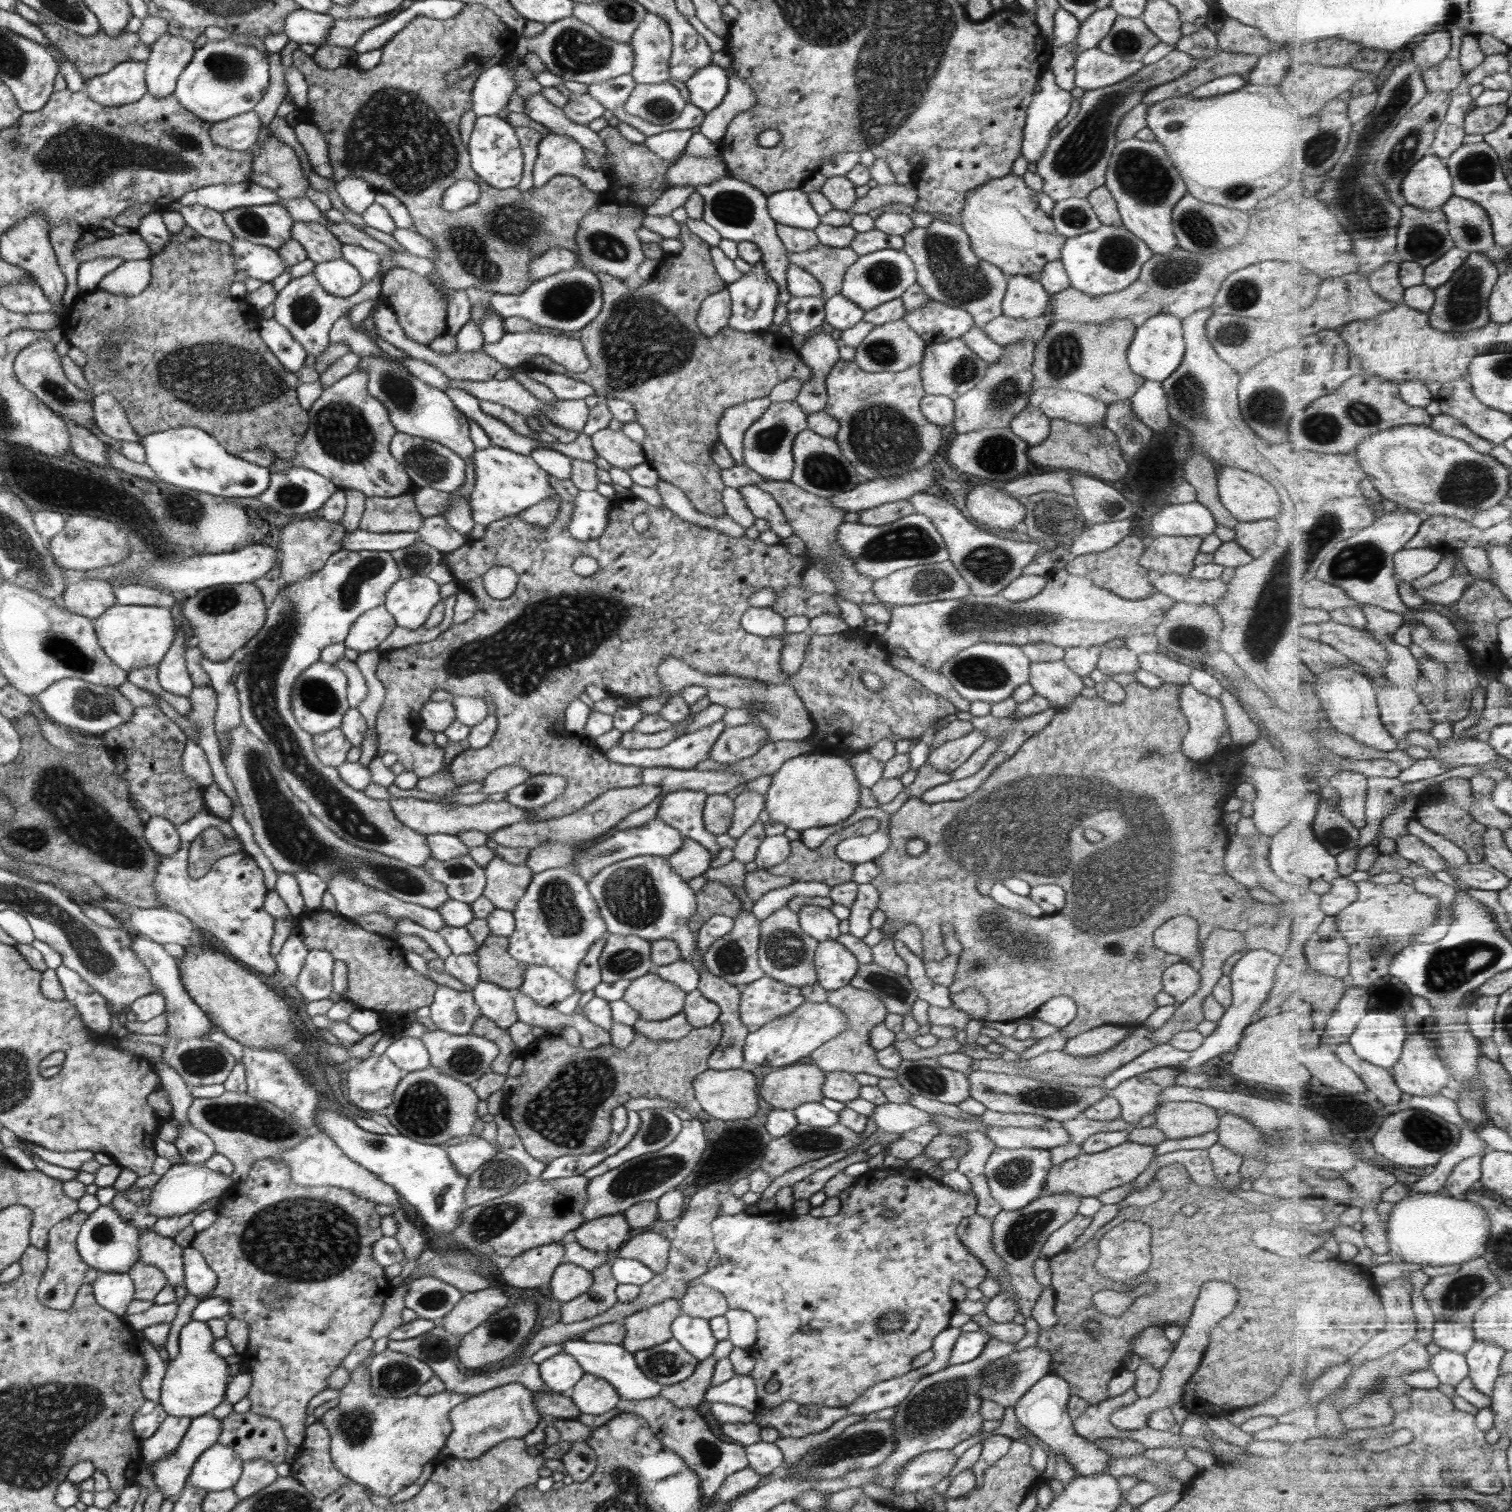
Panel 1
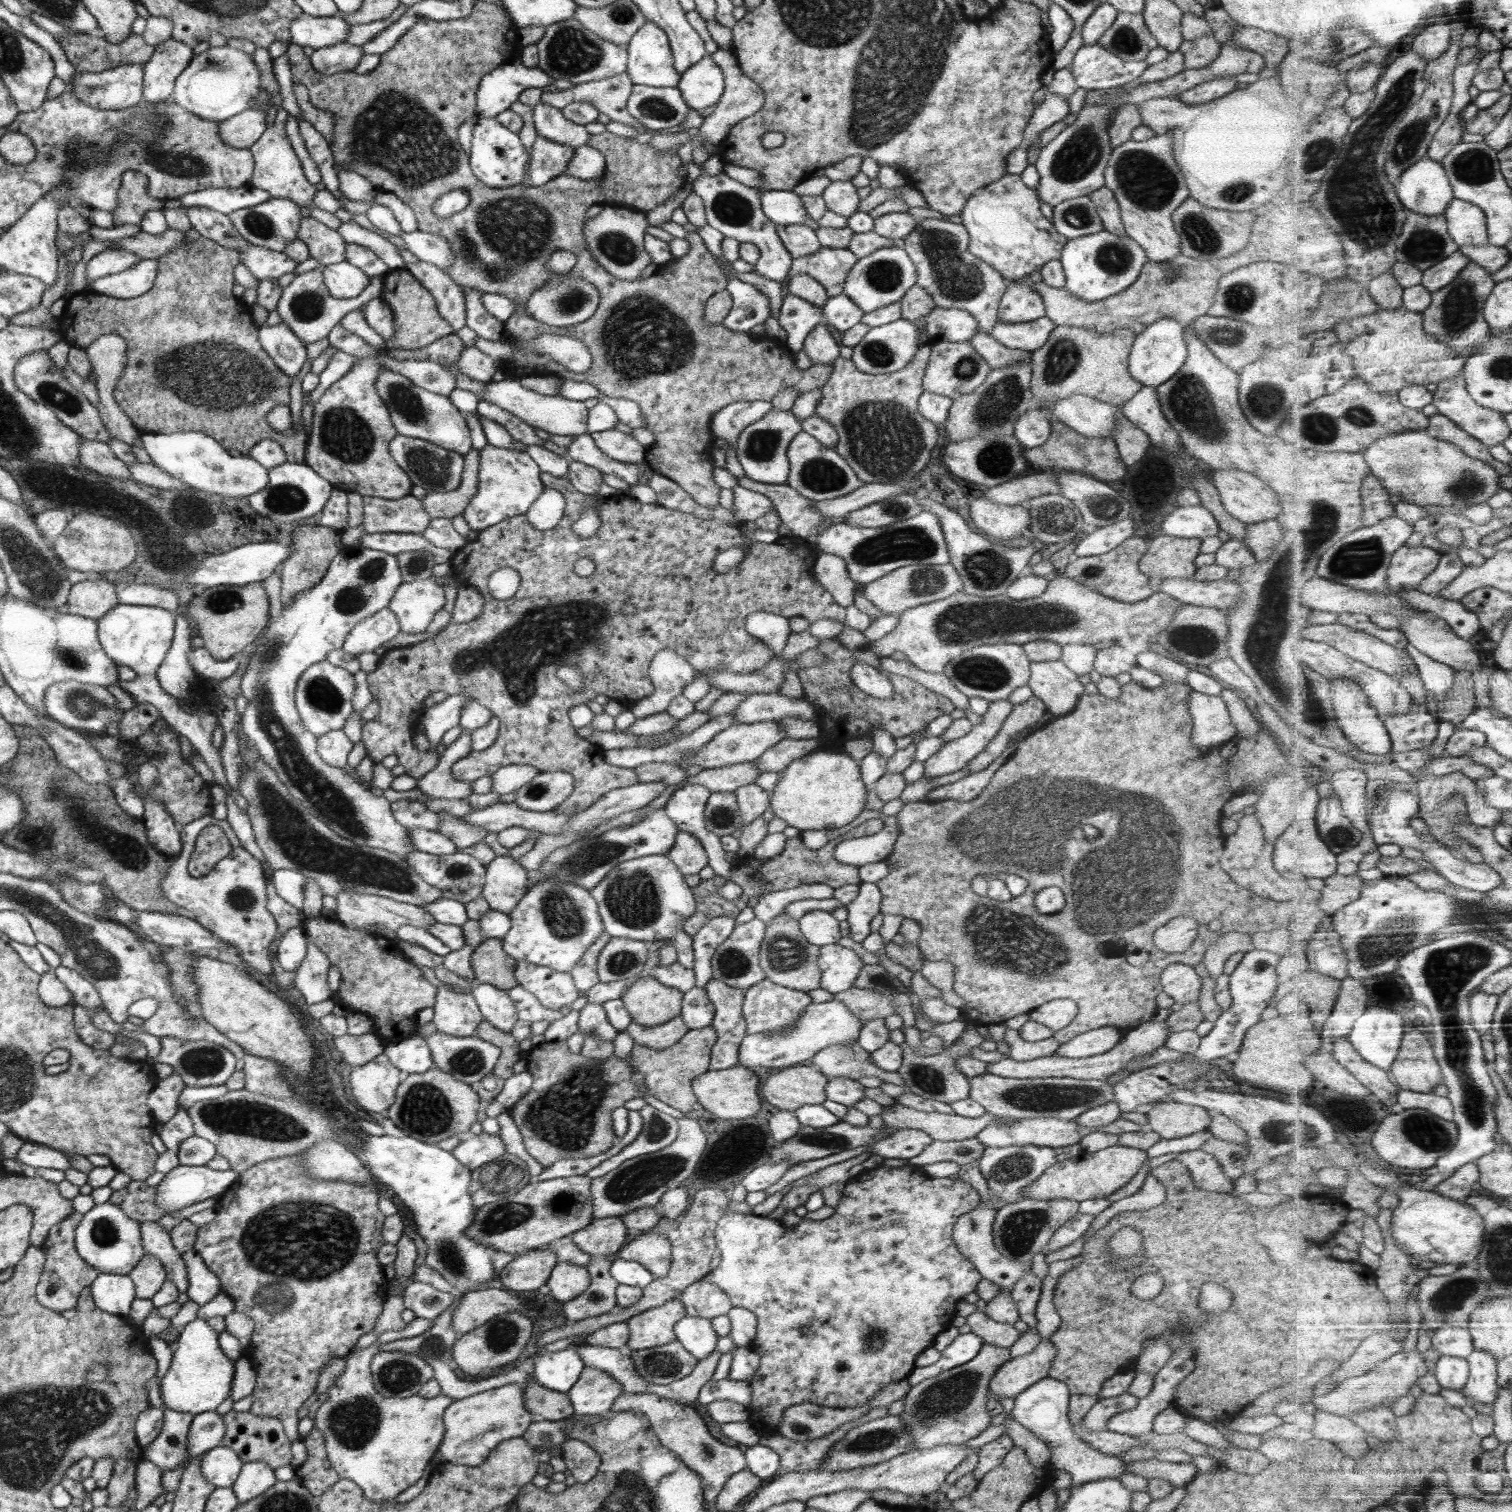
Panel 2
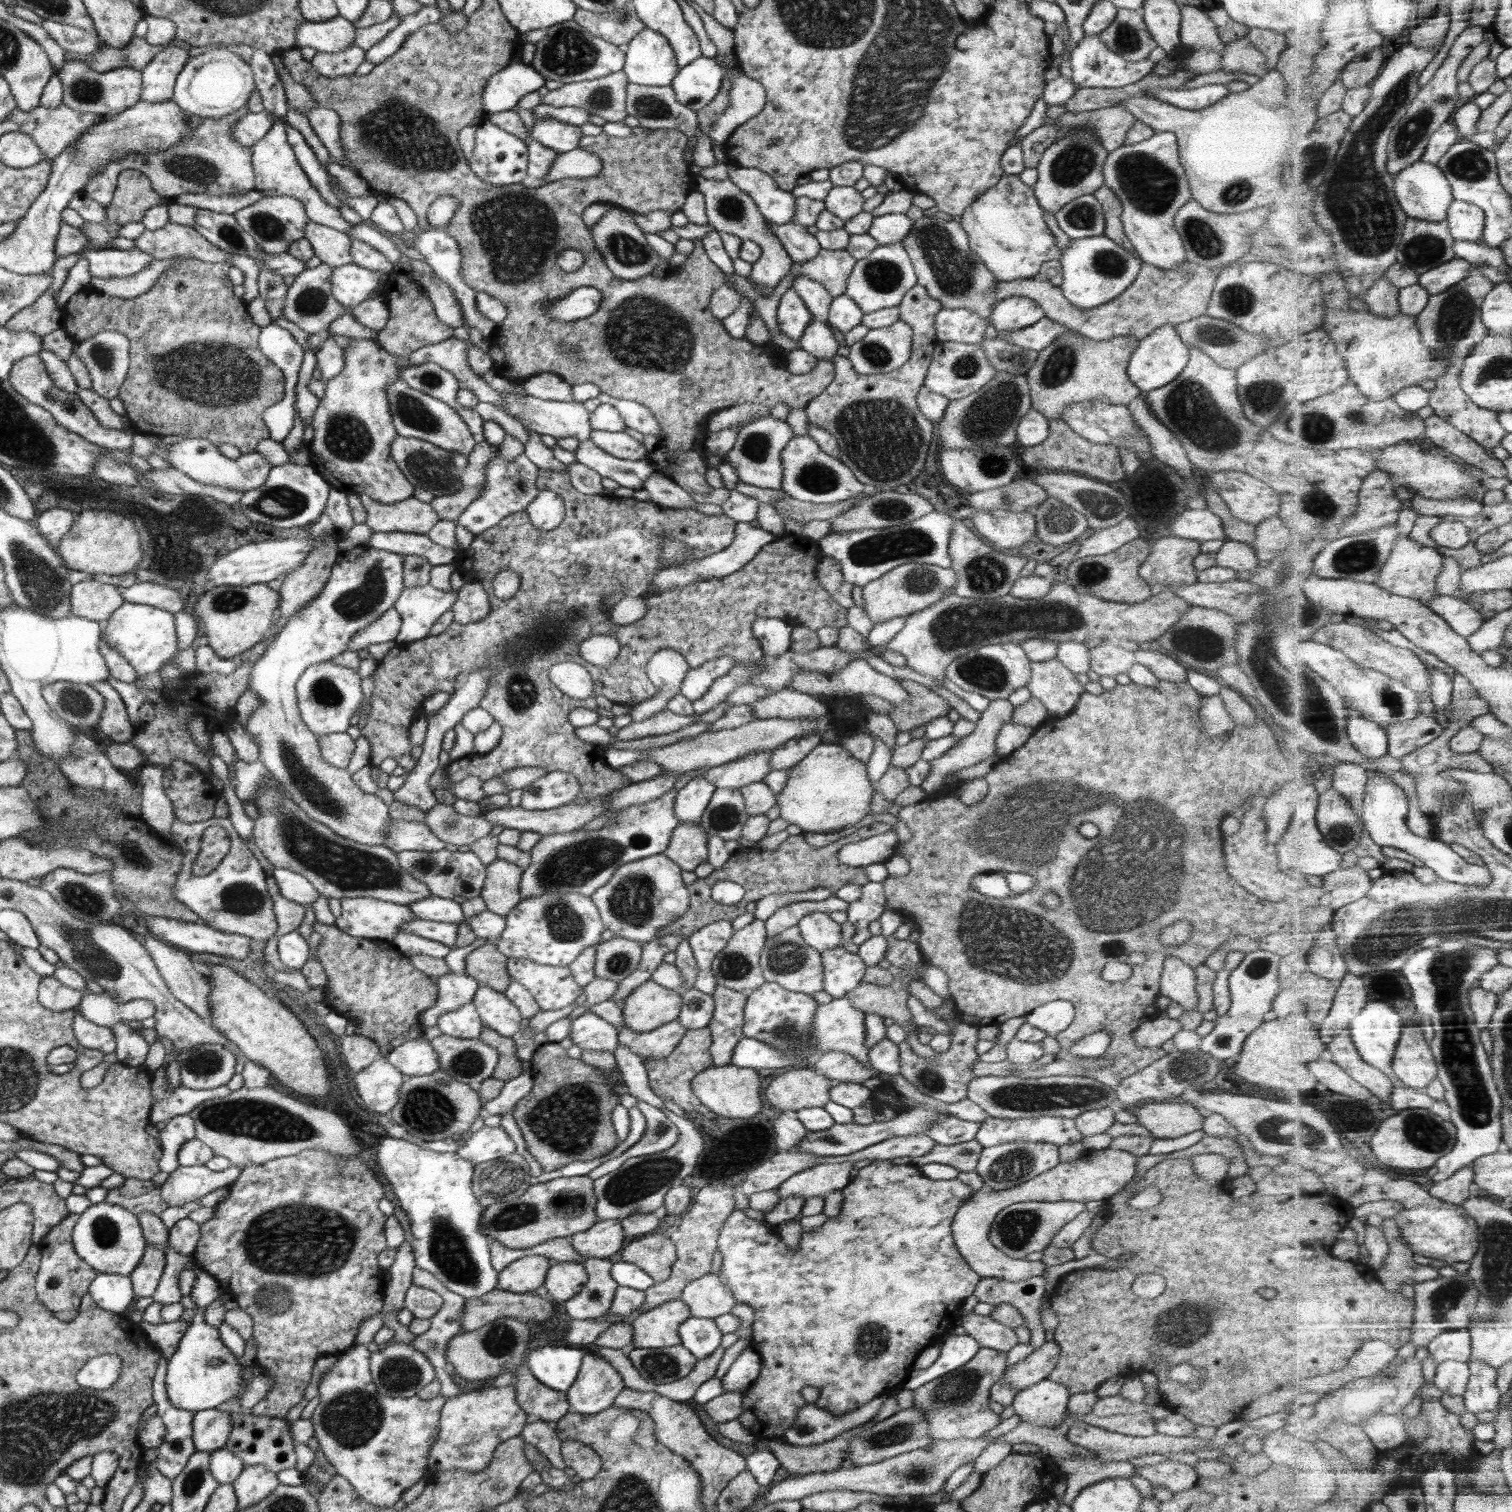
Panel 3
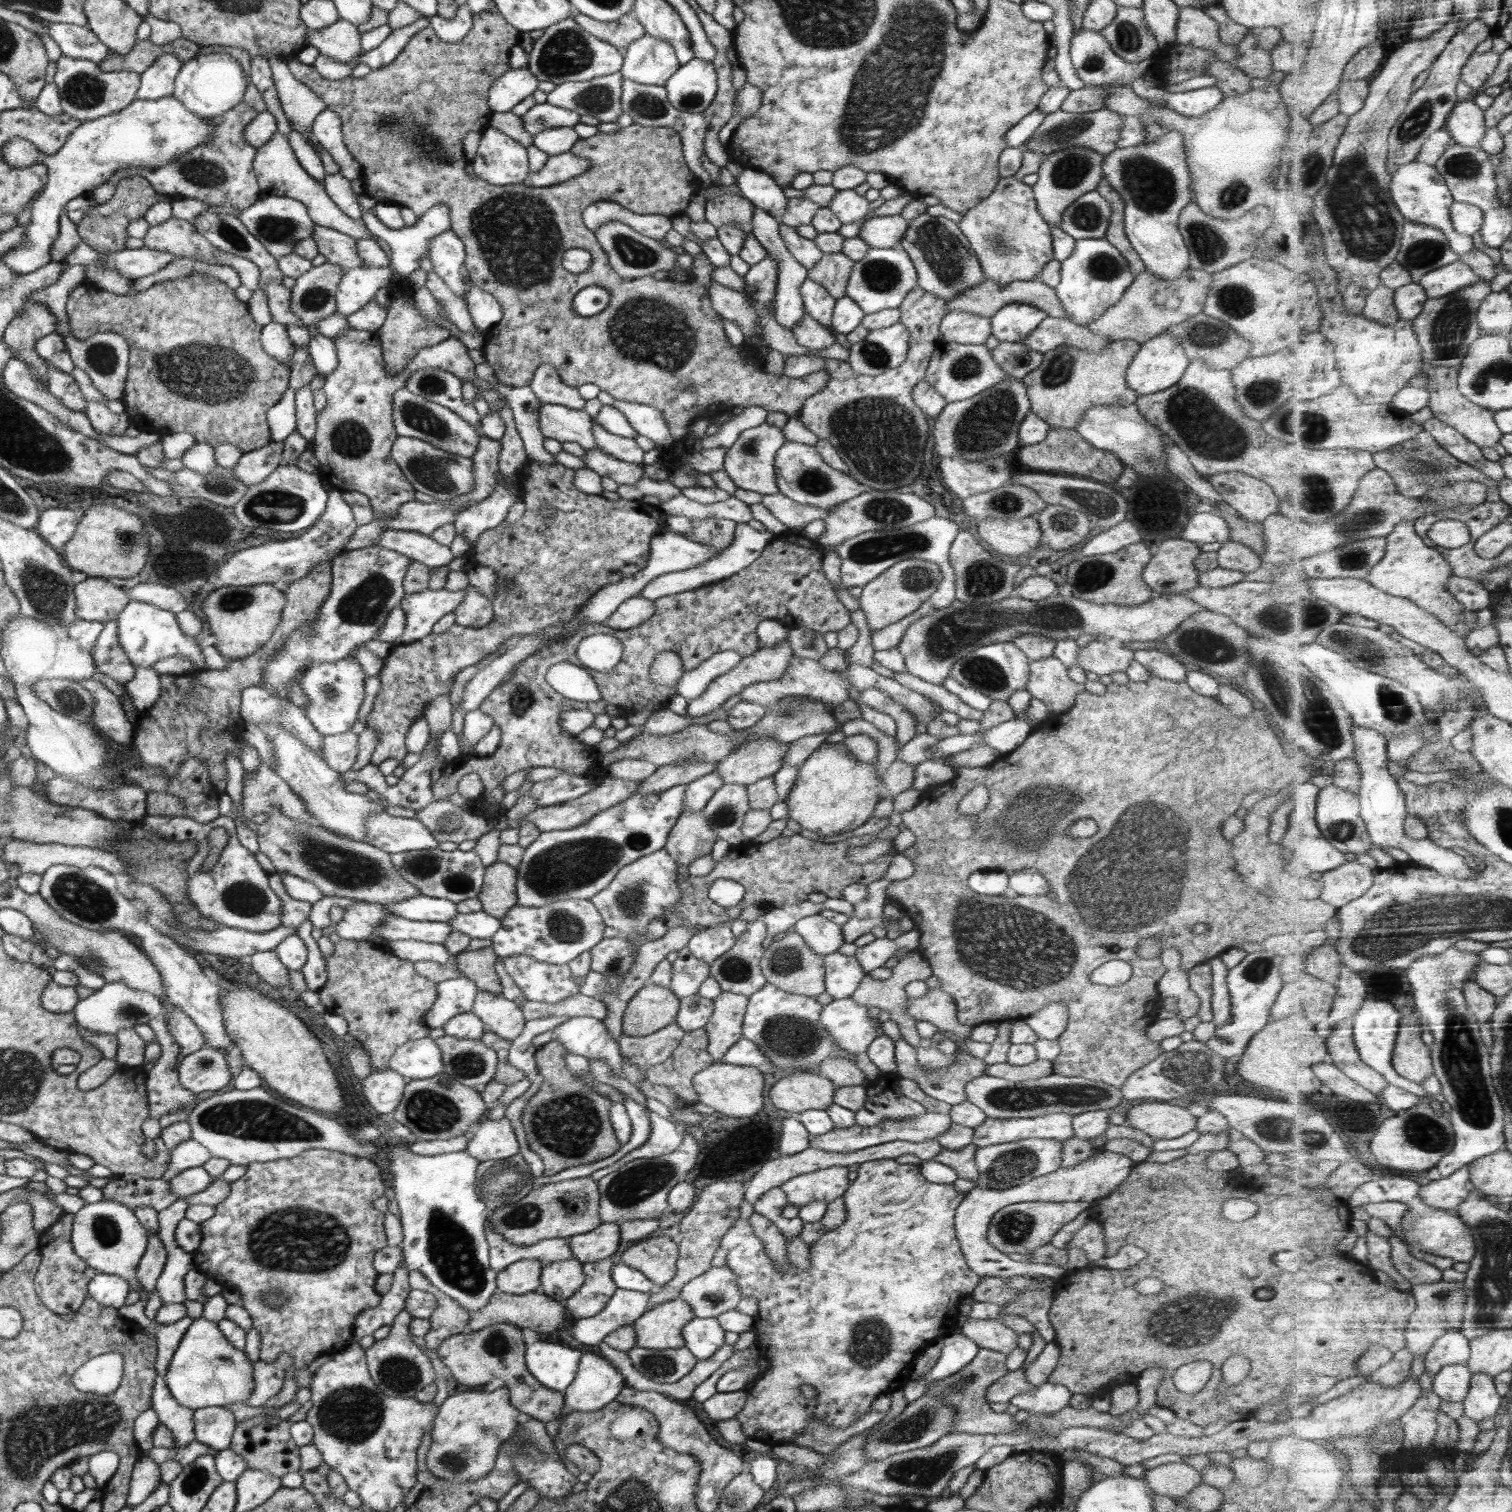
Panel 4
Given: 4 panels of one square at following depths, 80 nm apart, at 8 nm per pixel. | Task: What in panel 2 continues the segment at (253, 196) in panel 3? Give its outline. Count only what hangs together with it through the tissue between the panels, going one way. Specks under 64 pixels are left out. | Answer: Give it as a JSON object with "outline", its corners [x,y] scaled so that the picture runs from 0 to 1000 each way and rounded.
{"outline":[[[166,120],[156,124],[137,124],[121,128],[118,133],[121,136],[136,137],[139,139],[152,142],[155,139],[165,138],[179,132],[179,128]]]}

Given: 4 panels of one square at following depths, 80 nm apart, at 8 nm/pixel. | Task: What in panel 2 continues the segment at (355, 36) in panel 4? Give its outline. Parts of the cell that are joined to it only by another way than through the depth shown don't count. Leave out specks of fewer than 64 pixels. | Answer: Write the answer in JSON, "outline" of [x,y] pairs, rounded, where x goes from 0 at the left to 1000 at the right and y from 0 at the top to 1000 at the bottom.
{"outline":[[[200,8],[192,15],[192,28],[208,32],[227,28],[230,24],[230,16],[225,10],[210,11]]]}

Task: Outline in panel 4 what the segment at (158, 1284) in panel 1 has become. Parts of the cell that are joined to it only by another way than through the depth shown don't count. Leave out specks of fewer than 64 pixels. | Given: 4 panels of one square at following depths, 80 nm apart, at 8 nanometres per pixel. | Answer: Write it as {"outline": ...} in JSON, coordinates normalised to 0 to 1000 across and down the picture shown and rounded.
{"outline":[[[97,816],[97,825],[90,841],[91,847],[95,853],[100,855],[103,853],[104,845],[107,843],[110,828],[108,821],[102,816]]]}

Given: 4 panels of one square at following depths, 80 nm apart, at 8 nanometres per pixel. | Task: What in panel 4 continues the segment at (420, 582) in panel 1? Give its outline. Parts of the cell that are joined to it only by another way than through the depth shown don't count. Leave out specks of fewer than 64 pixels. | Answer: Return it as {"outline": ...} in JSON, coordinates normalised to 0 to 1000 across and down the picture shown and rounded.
{"outline":[[[295,389],[268,393],[264,400],[269,407],[267,418],[261,423],[261,427],[270,426],[286,418],[286,414],[297,405],[300,405],[306,399],[308,390]]]}

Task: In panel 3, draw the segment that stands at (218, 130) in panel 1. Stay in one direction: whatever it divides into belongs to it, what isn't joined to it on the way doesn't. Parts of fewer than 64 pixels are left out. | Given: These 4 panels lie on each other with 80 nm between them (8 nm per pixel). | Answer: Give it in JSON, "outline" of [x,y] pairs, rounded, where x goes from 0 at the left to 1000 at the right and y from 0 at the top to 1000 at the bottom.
{"outline":[[[175,73],[171,75],[163,74],[154,83],[155,93],[160,97],[167,97],[173,93],[182,81],[182,77]]]}

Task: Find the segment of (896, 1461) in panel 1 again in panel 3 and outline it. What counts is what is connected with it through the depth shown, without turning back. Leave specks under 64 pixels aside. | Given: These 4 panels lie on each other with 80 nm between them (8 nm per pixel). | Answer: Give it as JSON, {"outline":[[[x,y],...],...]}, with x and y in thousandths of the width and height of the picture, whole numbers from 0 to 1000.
{"outline":[[[650,892],[647,896],[644,896],[639,902],[635,903],[630,907],[627,907],[604,919],[604,931],[608,932],[613,938],[615,944],[616,952],[628,952],[633,951],[645,952],[651,950],[663,940],[663,935],[659,935],[655,933],[654,922],[655,917],[663,911],[665,905],[665,896],[659,895],[655,893]]]}

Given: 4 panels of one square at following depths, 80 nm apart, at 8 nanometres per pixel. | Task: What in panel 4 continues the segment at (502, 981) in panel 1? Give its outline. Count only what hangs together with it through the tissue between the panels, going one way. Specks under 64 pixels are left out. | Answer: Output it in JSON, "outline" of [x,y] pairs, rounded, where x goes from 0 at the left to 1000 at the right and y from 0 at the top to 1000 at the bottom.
{"outline":[[[321,626],[313,629],[306,629],[302,631],[302,640],[311,647],[317,655],[325,657],[332,657],[332,650],[328,644],[327,637],[331,634],[325,626]]]}

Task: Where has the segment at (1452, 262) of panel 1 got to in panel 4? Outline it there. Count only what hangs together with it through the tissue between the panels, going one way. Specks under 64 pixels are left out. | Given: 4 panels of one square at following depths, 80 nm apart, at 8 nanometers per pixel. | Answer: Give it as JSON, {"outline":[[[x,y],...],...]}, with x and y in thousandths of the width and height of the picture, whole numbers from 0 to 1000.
{"outline":[[[966,172],[960,175],[955,176],[946,180],[940,185],[946,198],[956,196],[964,192],[974,189],[981,185],[971,174]]]}

